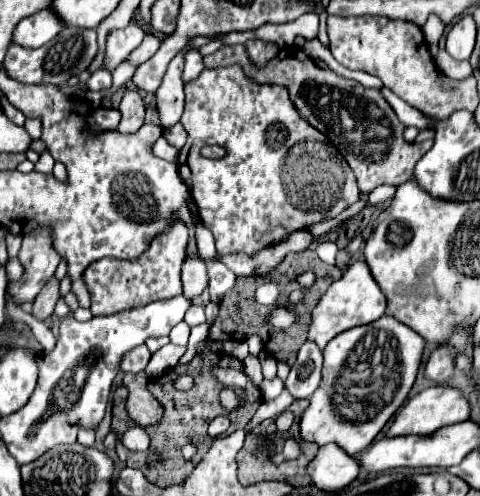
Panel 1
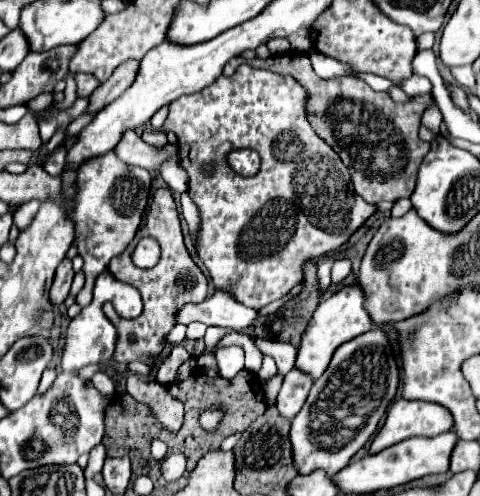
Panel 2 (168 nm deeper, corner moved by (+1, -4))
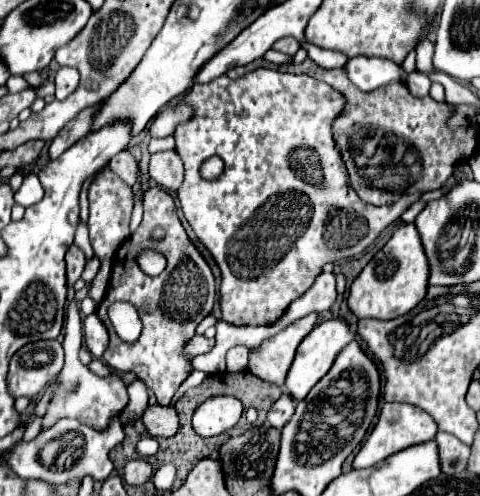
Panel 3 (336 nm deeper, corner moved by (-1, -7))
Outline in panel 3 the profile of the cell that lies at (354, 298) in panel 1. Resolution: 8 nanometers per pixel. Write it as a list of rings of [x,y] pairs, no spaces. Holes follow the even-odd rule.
[[[336,318],[336,320],[324,320],[320,324],[316,324],[316,328],[310,332],[310,336],[306,336],[306,340],[302,340],[302,344],[298,346],[296,350],[296,358],[294,358],[294,364],[286,376],[286,390],[296,398],[296,400],[302,400],[310,390],[312,386],[330,370],[330,366],[334,364],[338,352],[356,338],[356,332],[352,330],[352,326],[342,320],[342,318]]]

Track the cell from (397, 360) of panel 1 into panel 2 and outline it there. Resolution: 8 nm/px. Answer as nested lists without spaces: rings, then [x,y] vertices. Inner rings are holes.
[[[370,329],[348,341],[348,345],[340,345],[324,371],[324,377],[314,381],[304,407],[292,419],[290,443],[298,475],[310,475],[316,469],[322,469],[332,477],[344,469],[352,455],[364,447],[376,431],[396,395],[398,383],[396,357],[392,355],[382,329]]]

